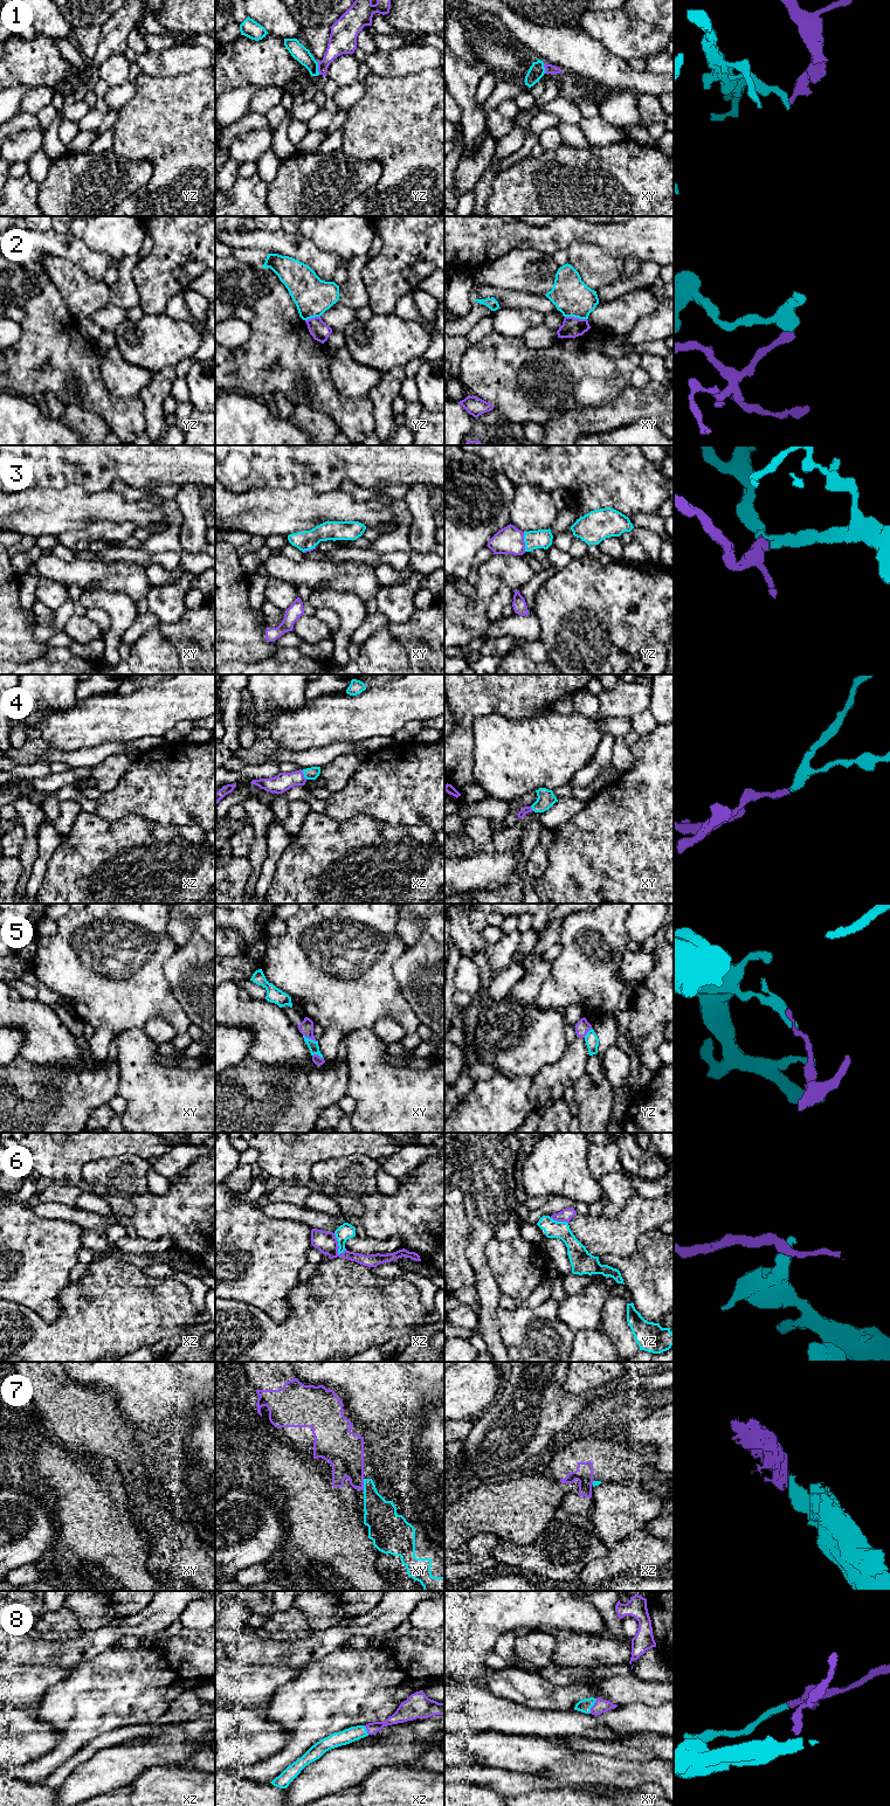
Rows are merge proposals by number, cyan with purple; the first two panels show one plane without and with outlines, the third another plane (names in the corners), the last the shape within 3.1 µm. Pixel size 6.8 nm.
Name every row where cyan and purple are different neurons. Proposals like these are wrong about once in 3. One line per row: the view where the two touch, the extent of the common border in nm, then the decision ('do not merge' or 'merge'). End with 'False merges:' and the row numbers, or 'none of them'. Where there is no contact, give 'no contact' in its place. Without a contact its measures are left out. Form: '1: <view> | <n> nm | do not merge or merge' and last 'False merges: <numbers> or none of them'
1: yz | 90 nm | do not merge
2: xy | 150 nm | do not merge
3: yz | 140 nm | merge
4: xz | 80 nm | merge
5: xy | 120 nm | do not merge
6: xz | 160 nm | do not merge
7: xy | 80 nm | merge
8: xy | 120 nm | merge
False merges: 1, 2, 5, 6

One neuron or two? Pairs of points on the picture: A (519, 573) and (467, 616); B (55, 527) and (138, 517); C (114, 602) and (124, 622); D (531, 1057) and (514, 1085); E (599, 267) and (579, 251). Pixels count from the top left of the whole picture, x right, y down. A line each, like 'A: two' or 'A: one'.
A: one
B: one
C: one
D: two
E: one

